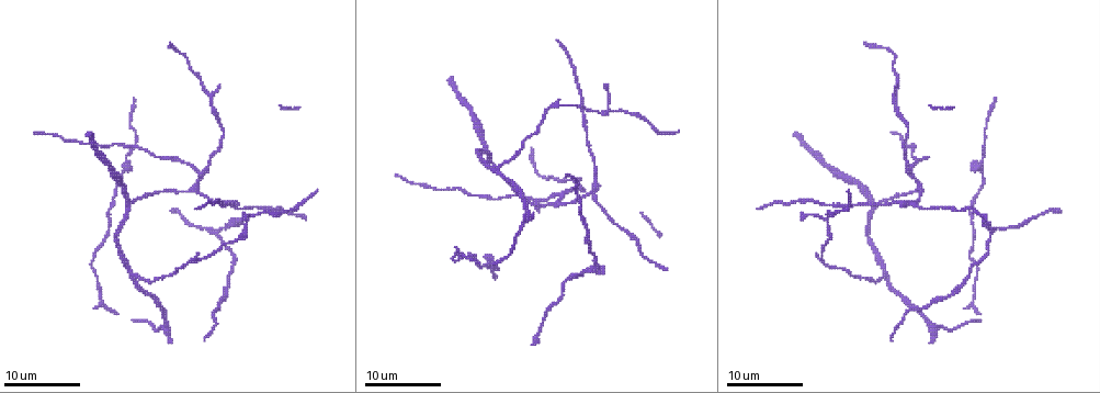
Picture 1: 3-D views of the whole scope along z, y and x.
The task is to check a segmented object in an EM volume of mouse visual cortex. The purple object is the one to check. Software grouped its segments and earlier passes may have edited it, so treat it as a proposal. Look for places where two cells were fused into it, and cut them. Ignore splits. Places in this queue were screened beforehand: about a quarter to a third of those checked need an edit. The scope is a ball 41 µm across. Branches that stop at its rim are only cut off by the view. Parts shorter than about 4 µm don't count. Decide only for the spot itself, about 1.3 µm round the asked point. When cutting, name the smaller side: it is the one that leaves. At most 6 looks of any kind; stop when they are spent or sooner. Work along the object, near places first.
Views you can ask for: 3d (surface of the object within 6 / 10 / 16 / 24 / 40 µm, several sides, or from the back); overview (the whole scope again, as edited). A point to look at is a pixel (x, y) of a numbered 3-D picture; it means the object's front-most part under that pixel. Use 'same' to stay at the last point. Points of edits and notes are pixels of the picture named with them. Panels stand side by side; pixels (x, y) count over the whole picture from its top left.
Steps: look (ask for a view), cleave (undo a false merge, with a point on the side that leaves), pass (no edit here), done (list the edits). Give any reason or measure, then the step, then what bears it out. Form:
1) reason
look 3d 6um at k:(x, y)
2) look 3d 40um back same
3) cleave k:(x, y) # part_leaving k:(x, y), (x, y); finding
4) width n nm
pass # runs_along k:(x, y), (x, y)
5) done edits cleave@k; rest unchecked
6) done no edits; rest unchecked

side arm on a straight run
look 3d 16um at 1:(217, 234)

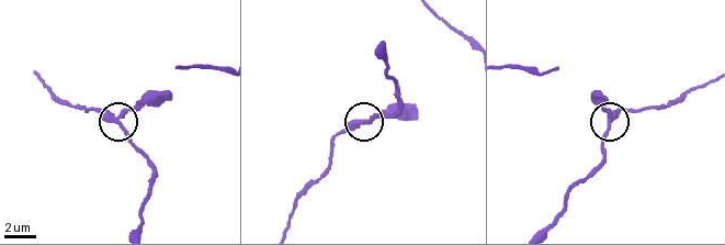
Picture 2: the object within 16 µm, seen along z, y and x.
look 3d 16um back at 2:(610, 119)

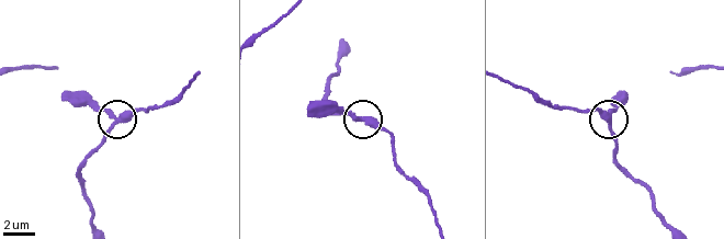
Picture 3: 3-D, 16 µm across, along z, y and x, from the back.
pass # all the same cell

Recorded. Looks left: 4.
three-way junction
look 3d 16um at 1:(595, 192)

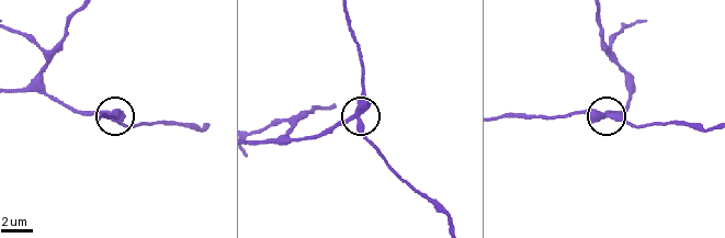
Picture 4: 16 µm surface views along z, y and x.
width 360 nm
pass # runs_along 4:(258, 142), (293, 142), (352, 120), (360, 110), (360, 76); continuous, no second cell

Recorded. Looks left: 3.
look 3d 10um at 1:(821, 259)

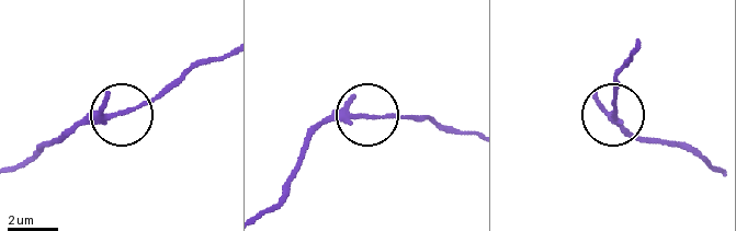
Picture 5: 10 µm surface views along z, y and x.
width 190 nm
pass # runs_along 5:(268, 209), (302, 147), (325, 124), (362, 115), (417, 115); one cell here

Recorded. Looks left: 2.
done no edits; rest unchecked

